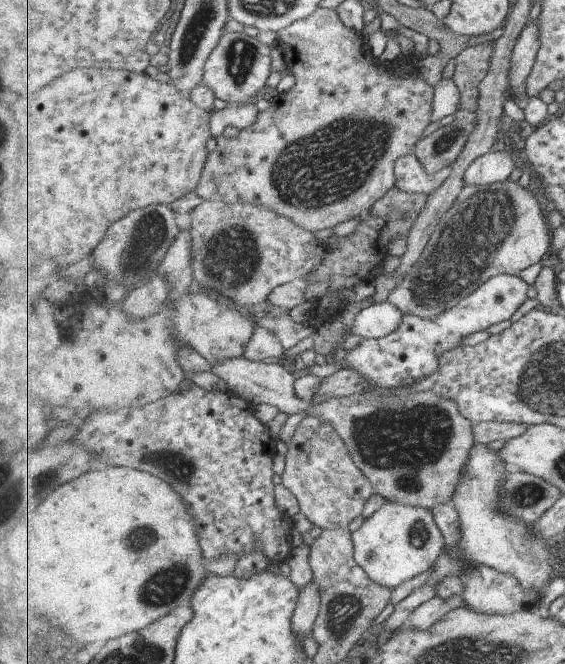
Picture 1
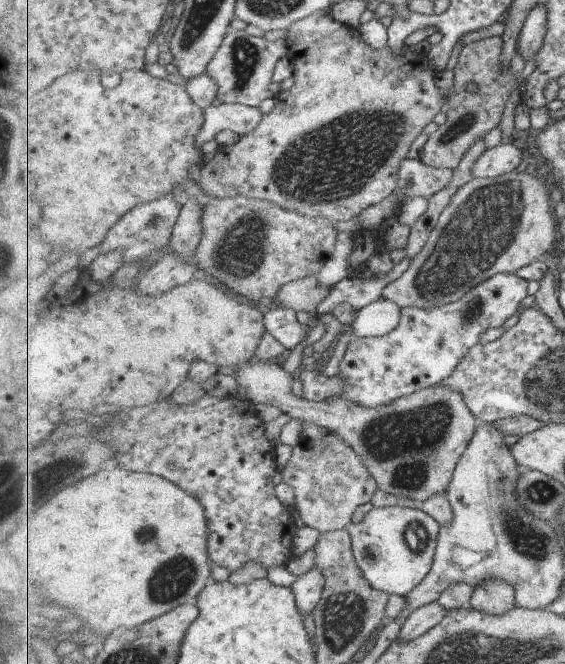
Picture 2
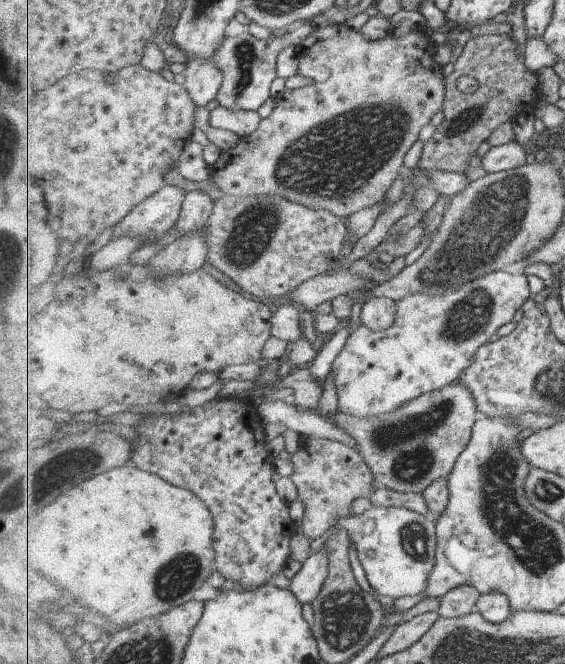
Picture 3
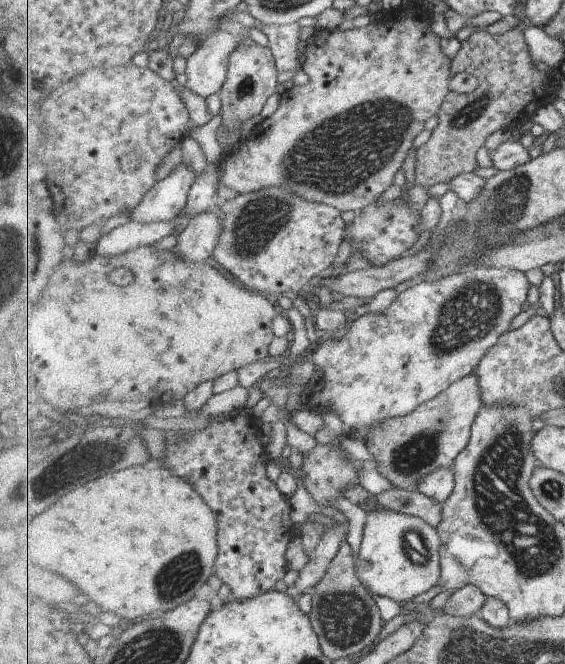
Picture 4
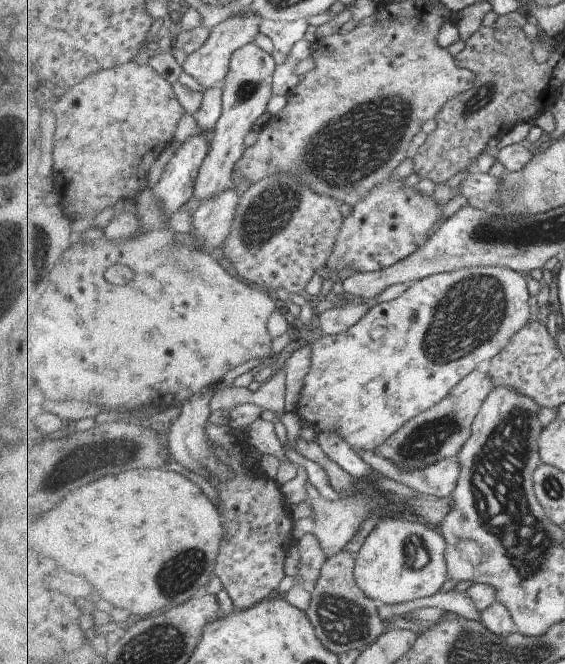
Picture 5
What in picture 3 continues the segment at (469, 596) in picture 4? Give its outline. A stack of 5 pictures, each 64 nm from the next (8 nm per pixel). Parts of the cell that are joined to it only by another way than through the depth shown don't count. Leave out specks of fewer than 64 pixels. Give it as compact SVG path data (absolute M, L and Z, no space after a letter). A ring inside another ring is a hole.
M463 585L449 591L440 598L439 610L443 617L455 618L473 613L481 591L475 586Z

